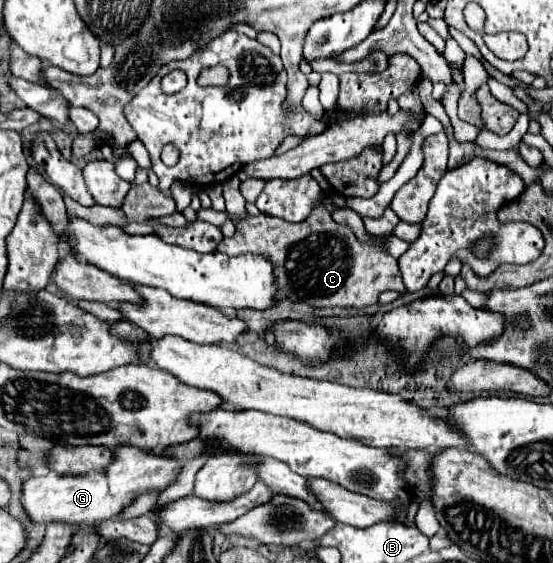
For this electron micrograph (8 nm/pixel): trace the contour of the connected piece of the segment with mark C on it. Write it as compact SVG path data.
M315 204L315 212L299 224L277 220L267 214L247 214L241 220L231 216L231 220L235 224L235 234L223 238L217 250L227 256L247 252L269 256L283 296L293 302L303 302L313 308L365 308L377 304L377 296L385 290L405 292L397 260L381 246L379 236L361 242L349 226L333 222L331 212L323 208L323 204Z

